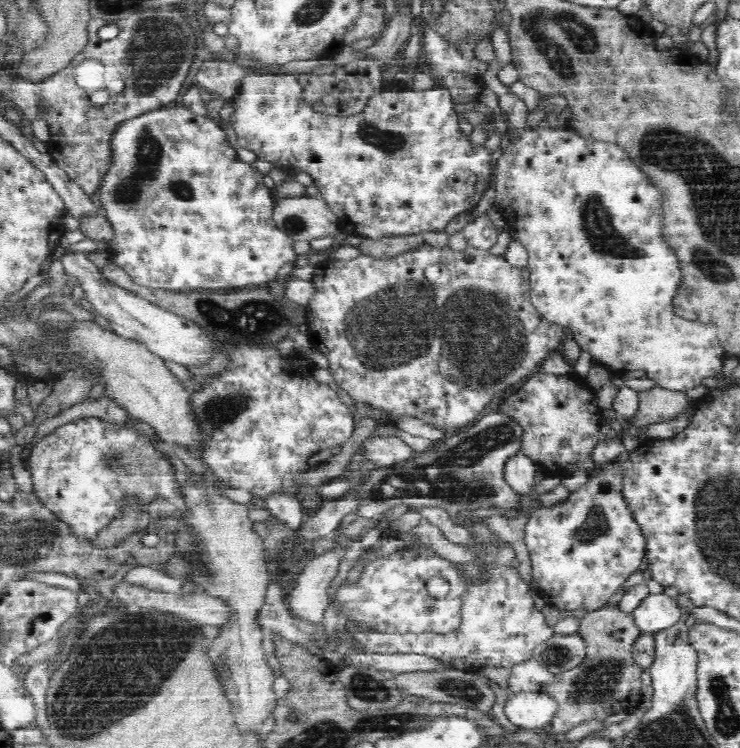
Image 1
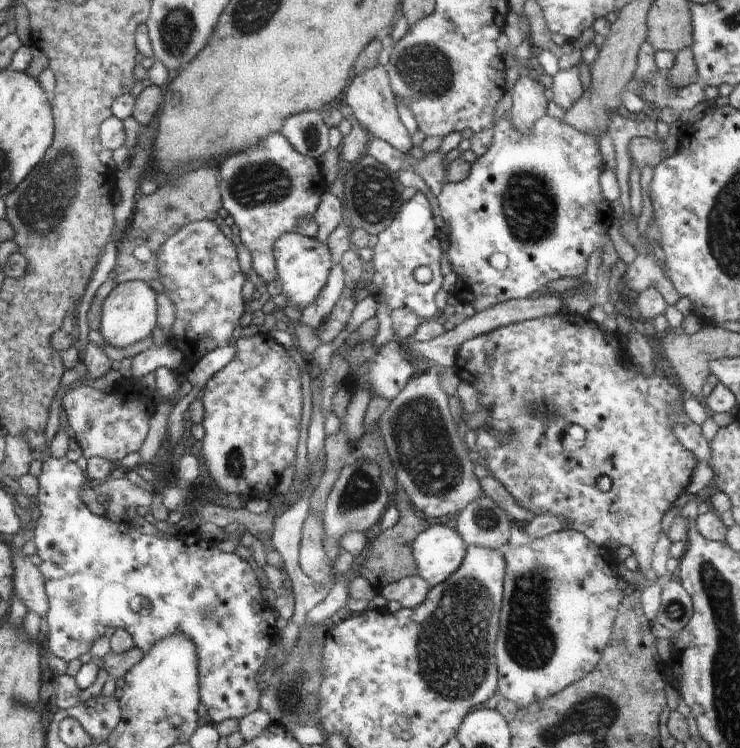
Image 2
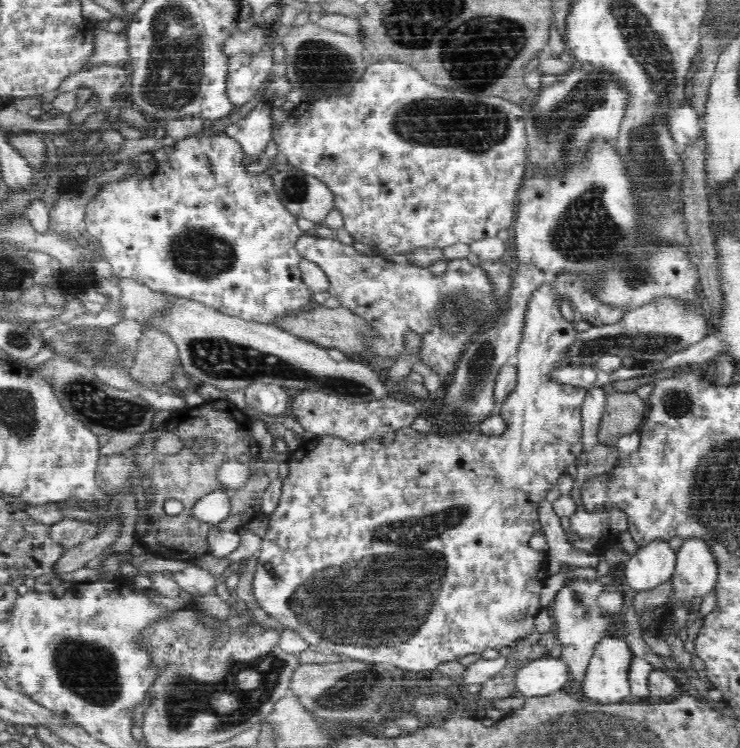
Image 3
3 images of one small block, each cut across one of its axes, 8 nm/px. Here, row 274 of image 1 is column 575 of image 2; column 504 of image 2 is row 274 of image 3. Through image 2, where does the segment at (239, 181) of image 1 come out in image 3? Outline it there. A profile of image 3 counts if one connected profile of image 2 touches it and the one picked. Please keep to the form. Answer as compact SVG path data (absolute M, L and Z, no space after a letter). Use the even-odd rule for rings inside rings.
M204 131L177 140L173 146L165 146L134 157L132 159L134 169L130 176L106 183L105 188L86 203L86 230L90 231L90 234L93 234L94 238L97 238L97 241L101 243L101 253L110 263L114 276L136 280L156 293L200 302L202 305L214 308L222 314L237 316L246 321L262 324L272 325L280 316L290 314L290 312L298 312L304 304L312 302L312 291L302 281L302 274L299 270L303 258L296 250L295 245L295 242L304 232L296 224L298 222L297 217L290 214L290 211L280 202L272 176L264 172L248 173L246 170L249 167L242 164L244 155L246 155L244 149L236 140L224 133Z

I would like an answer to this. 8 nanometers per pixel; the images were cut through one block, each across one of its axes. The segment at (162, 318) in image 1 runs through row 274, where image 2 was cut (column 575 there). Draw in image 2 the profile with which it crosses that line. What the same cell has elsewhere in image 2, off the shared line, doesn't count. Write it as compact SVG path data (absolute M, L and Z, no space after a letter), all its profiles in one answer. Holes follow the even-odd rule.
M575 67L570 70L559 69L554 76L547 80L554 93L553 101L558 106L562 106L565 111L583 96L583 86Z

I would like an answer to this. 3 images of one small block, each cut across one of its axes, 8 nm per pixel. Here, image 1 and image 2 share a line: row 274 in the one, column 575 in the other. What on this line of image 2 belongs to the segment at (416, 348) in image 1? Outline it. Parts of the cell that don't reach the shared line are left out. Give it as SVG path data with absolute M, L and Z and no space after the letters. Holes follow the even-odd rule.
M563 312L554 314L554 316L542 316L542 318L532 318L532 320L526 320L525 322L506 324L502 328L492 330L489 334L482 334L470 341L465 341L455 357L454 368L460 381L469 383L478 390L480 407L488 412L485 426L478 428L475 451L486 460L486 469L488 468L491 476L504 486L506 492L510 492L514 496L514 500L518 504L532 510L535 515L549 513L560 516L566 522L566 529L582 532L598 546L612 544L613 549L617 549L621 545L628 546L632 550L632 556L638 562L638 572L644 576L647 585L654 585L658 582L659 577L654 570L652 554L659 543L660 533L662 532L661 520L669 510L675 507L678 498L686 492L686 488L690 484L690 478L692 478L692 468L696 466L696 458L694 458L692 452L688 452L678 442L670 424L668 424L670 422L668 420L668 406L680 406L684 402L681 397L682 390L667 382L665 377L657 377L656 374L653 377L644 376L638 368L634 368L635 365L632 364L630 355L635 350L633 346L627 347L624 342L619 343L617 332L600 334L595 322L587 316ZM571 426L580 426L586 432L584 446L580 446L576 450L568 450L568 442L564 442L568 437L568 430ZM496 434L512 434L512 436L500 443ZM601 476L608 476L612 481L612 488L606 490L606 492L602 492L596 483Z

